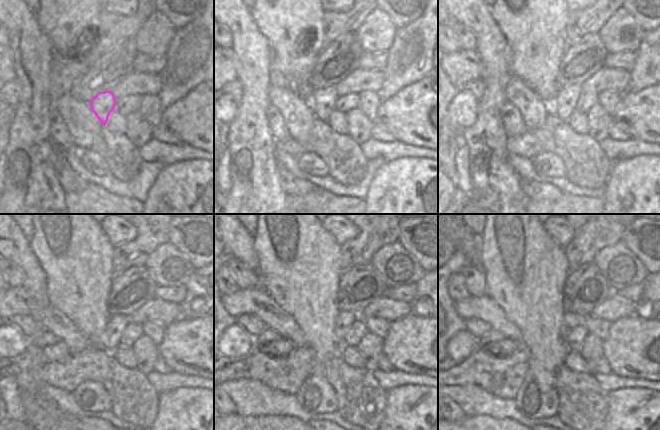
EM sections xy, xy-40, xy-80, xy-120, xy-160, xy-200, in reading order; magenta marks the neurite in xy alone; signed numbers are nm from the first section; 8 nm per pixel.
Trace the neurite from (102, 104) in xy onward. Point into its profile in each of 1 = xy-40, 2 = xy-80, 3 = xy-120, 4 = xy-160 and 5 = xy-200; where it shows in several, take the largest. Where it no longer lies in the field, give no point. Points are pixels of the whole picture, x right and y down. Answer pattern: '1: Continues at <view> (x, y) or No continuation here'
1: Continues at xy-40 (323, 103)
2: Continues at xy-80 (561, 107)
3: Continues at xy-120 (117, 324)
4: Continues at xy-160 (344, 321)
5: Continues at xy-200 (570, 320)

